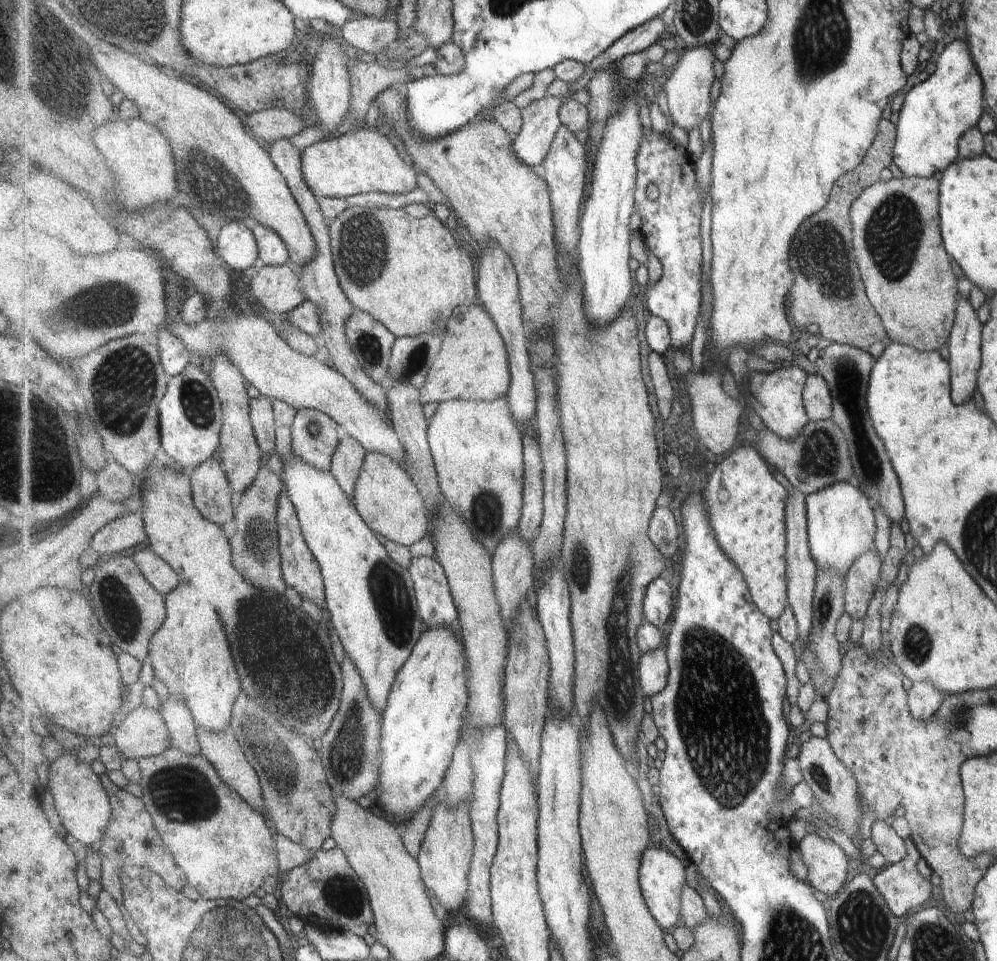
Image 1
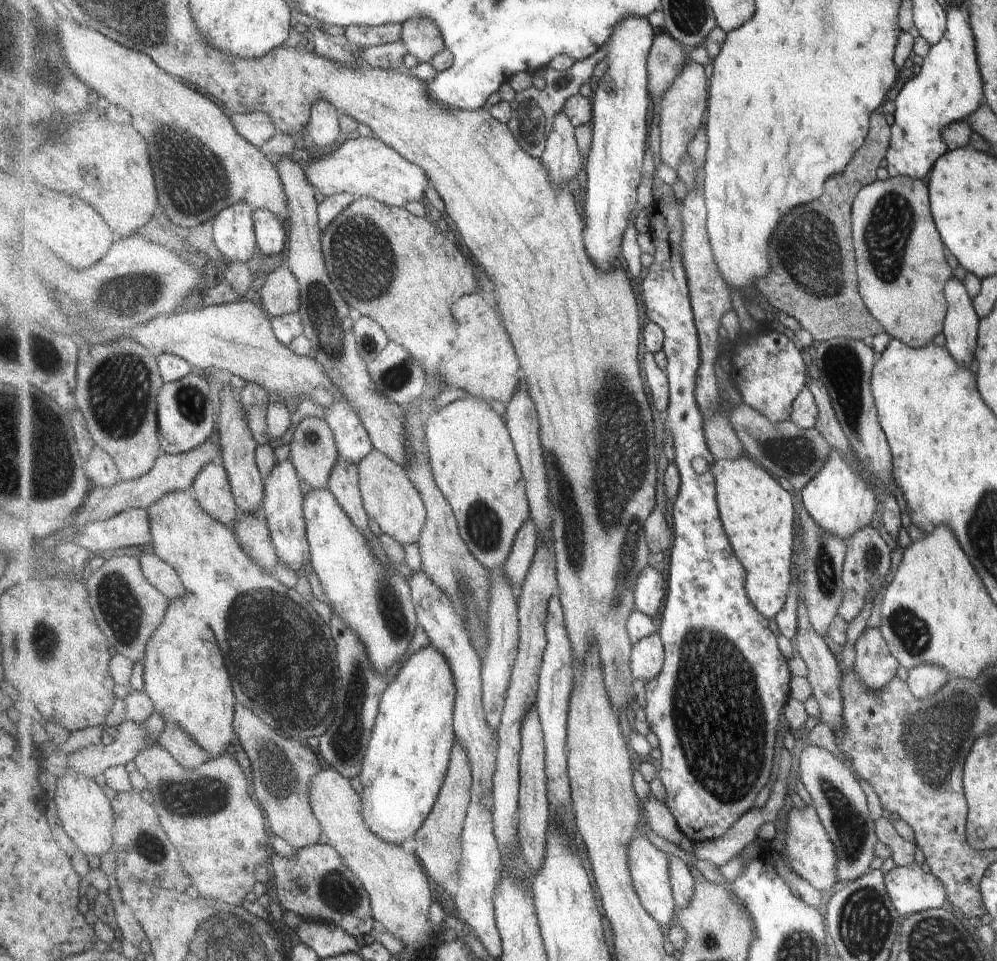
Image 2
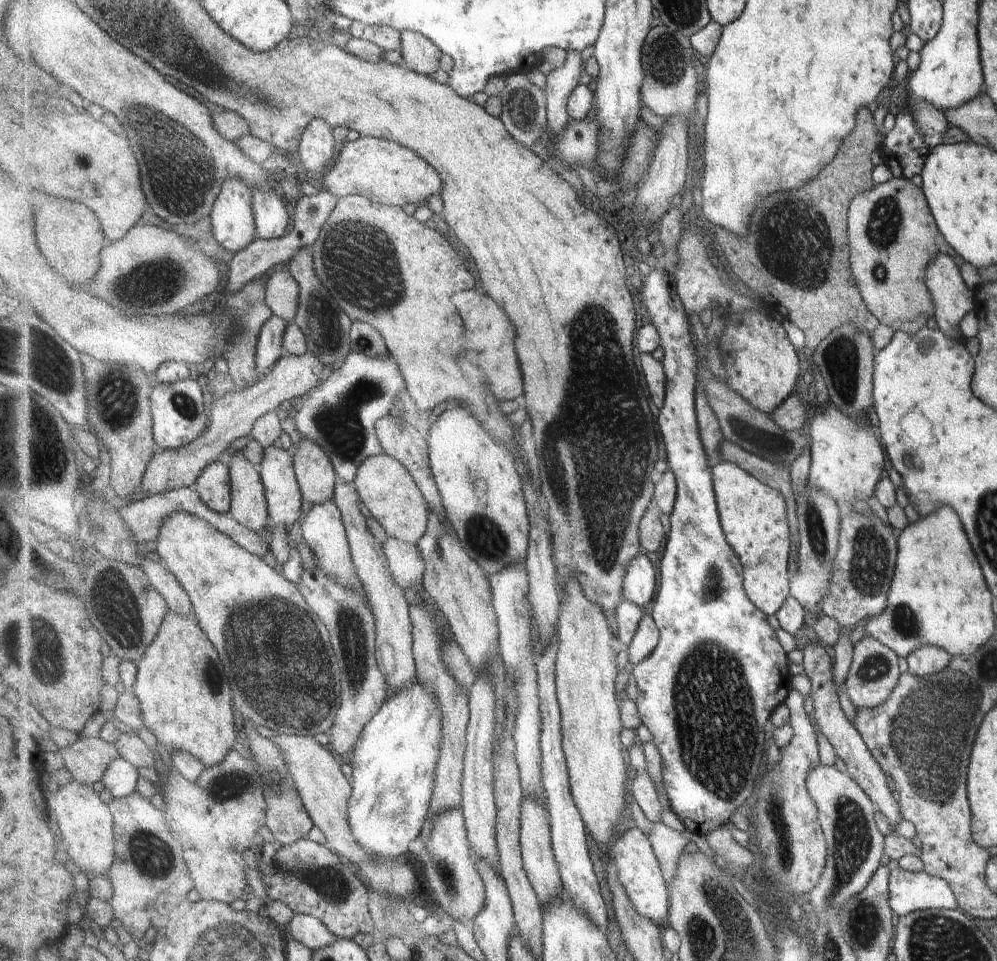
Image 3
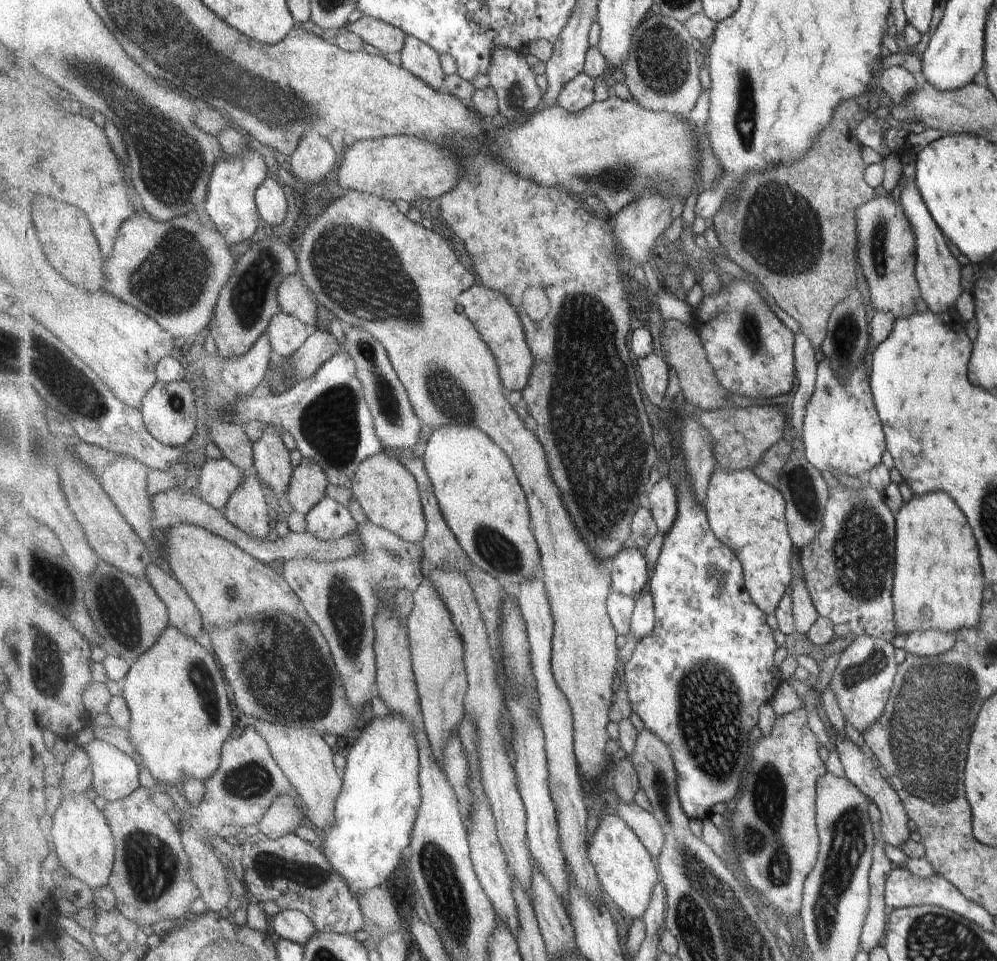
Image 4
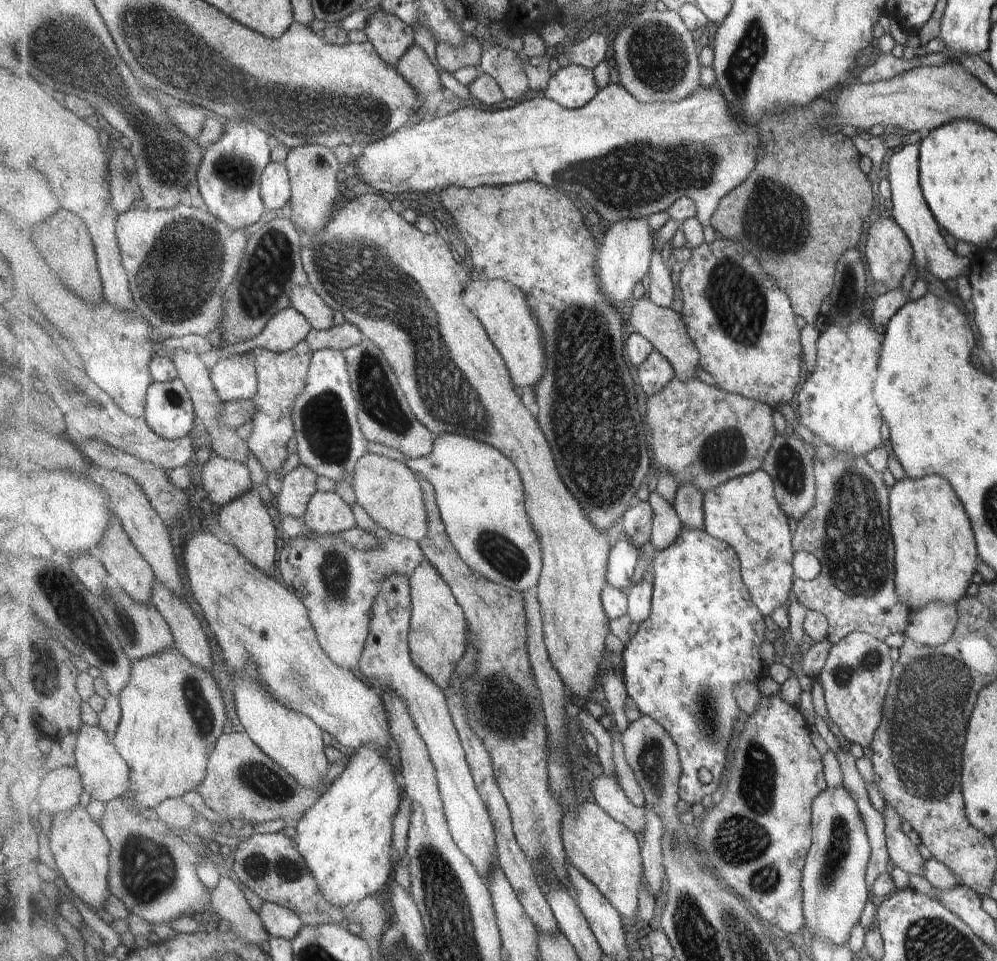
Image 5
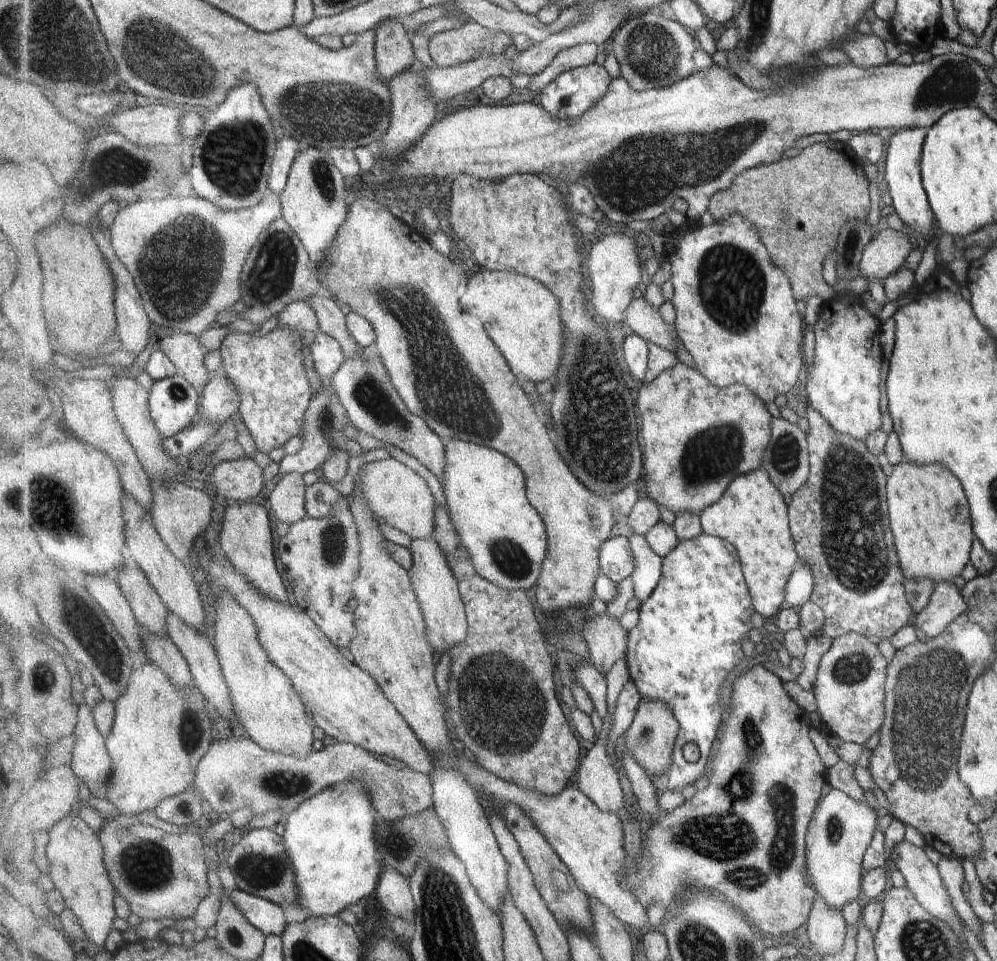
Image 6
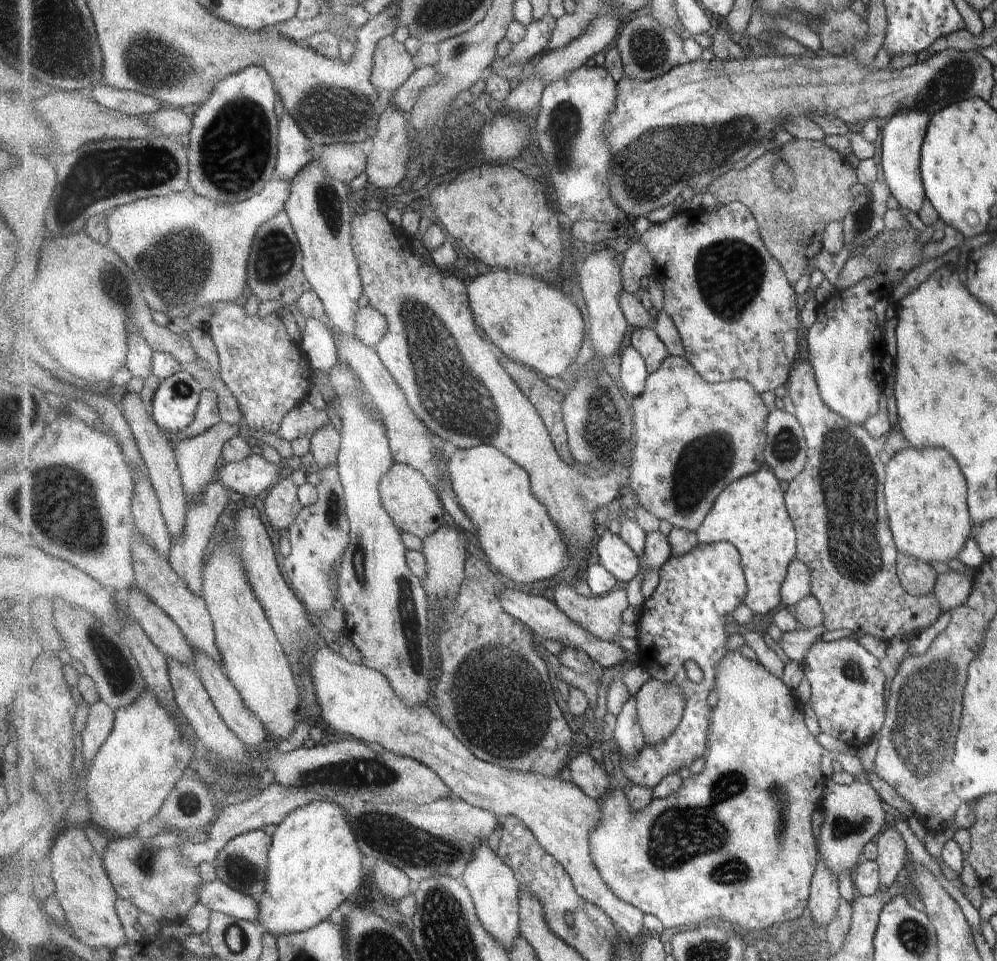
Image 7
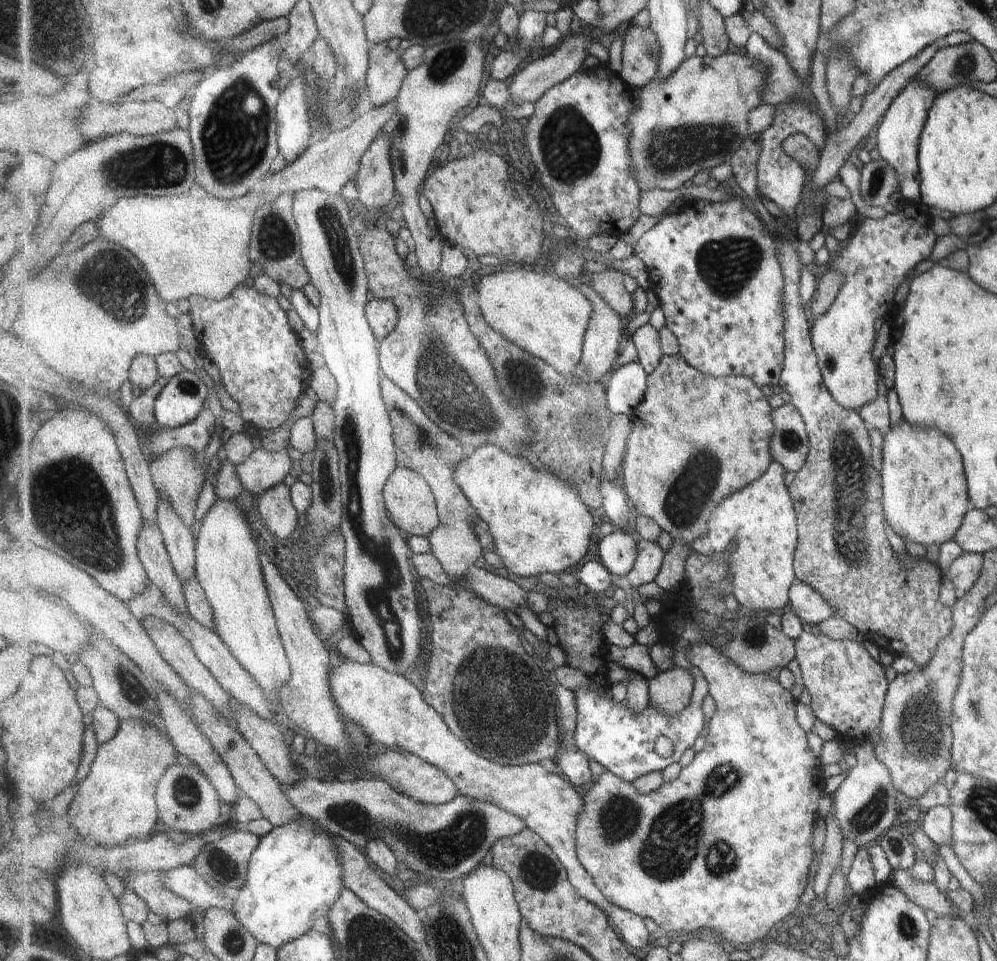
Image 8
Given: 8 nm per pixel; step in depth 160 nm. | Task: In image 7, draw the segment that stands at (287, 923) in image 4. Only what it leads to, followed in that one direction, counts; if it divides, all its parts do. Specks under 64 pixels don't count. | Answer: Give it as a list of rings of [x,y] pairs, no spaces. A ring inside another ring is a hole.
[[[221,879],[200,886],[200,902],[212,911],[221,911],[261,927],[258,899],[236,891]]]

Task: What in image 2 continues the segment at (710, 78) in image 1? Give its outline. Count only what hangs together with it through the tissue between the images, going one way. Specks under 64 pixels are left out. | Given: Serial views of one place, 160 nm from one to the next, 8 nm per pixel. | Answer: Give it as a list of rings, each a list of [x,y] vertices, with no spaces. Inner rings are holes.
[[[691,59],[687,62],[682,72],[675,78],[675,82],[663,93],[657,114],[662,120],[662,143],[658,161],[662,161],[673,170],[677,170],[681,158],[688,152],[689,140],[695,138],[697,130],[701,128],[707,119],[710,80],[705,76],[705,68]]]

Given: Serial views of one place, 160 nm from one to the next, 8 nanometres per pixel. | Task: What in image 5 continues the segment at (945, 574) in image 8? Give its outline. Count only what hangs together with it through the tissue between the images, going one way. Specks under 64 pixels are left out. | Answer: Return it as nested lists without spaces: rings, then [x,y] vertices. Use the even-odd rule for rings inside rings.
[[[930,602],[925,608],[908,615],[903,634],[916,645],[936,647],[947,642],[957,617],[955,606]]]

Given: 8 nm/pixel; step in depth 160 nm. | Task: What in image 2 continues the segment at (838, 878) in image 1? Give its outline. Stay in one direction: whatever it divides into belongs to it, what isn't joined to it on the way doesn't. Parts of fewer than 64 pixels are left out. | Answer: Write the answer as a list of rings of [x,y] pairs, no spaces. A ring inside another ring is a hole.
[[[793,806],[787,814],[786,839],[783,843],[777,840],[770,842],[771,848],[779,852],[785,849],[788,863],[795,870],[796,874],[807,880],[813,888],[819,890],[823,895],[829,890],[838,887],[838,857],[829,835],[819,822],[818,815],[813,806],[805,806],[804,810],[798,810]]]

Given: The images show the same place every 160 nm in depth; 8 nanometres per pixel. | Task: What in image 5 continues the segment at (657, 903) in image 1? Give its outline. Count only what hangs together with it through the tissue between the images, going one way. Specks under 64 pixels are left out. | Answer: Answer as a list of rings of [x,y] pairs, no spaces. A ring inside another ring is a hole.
[[[585,802],[565,813],[562,837],[569,862],[597,885],[623,917],[637,919],[645,874],[640,837],[623,823],[617,822],[596,802]]]

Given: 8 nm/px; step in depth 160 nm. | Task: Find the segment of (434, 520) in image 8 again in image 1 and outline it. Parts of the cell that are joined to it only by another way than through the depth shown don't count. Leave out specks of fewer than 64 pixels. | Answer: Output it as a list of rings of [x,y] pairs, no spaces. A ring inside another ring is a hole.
[[[367,453],[355,489],[354,505],[371,530],[406,547],[423,540],[431,530],[426,505],[414,479],[403,466],[381,453]]]

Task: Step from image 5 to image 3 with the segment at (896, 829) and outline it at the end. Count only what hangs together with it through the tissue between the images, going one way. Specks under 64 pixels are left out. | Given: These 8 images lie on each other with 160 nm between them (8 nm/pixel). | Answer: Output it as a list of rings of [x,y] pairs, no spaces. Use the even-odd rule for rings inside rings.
[[[813,637],[803,650],[803,666],[805,673],[811,679],[812,717],[815,718],[819,732],[827,738],[829,744],[835,749],[836,755],[839,756],[839,760],[845,764],[845,772],[859,785],[859,788],[869,797],[869,800],[875,804],[876,810],[885,815],[890,824],[889,828],[886,829],[886,833],[895,834],[895,825],[902,818],[895,794],[892,792],[891,785],[887,782],[883,771],[880,770],[879,765],[868,753],[859,733],[845,719],[845,715],[839,708],[836,686],[831,674],[832,663],[829,661],[829,656],[825,653],[823,645]]]

